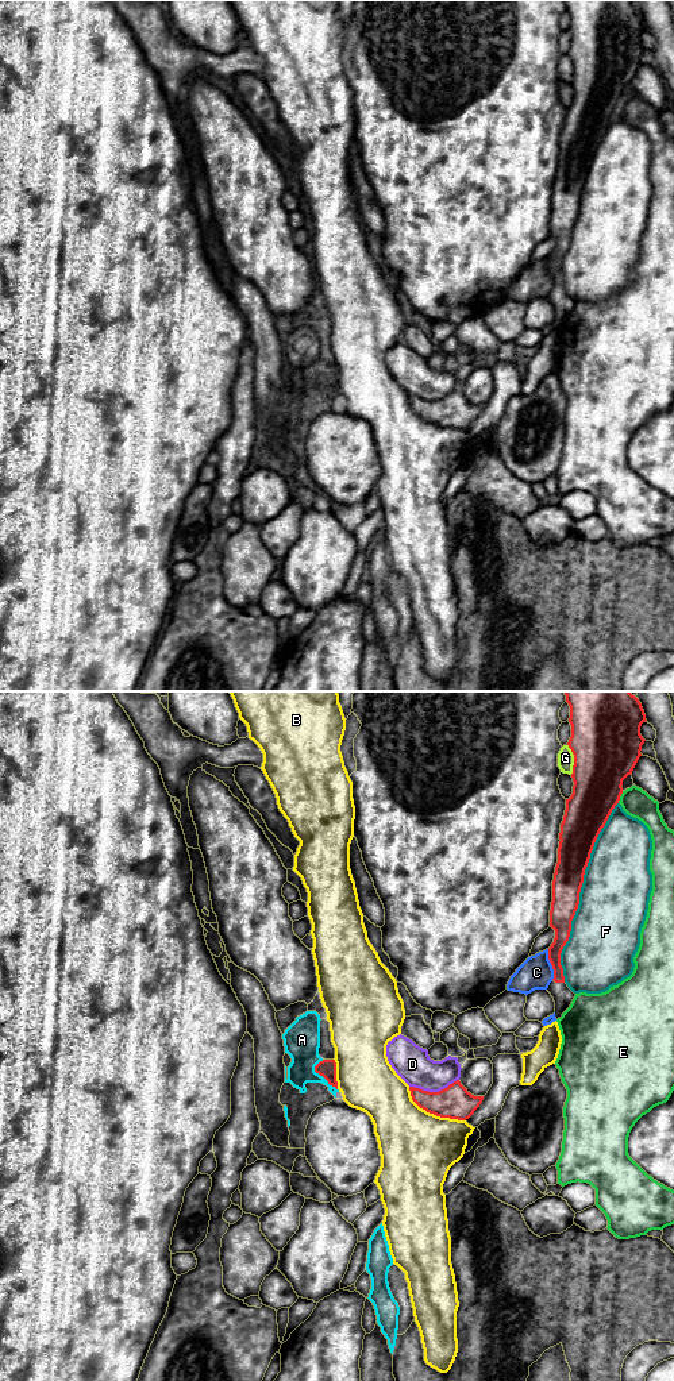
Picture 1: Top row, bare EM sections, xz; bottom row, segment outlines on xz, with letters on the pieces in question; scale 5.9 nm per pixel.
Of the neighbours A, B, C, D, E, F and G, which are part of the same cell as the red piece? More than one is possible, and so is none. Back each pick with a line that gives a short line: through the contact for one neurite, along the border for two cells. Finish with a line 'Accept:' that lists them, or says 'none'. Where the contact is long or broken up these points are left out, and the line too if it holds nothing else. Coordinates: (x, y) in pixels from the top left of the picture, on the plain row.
Accept: none

